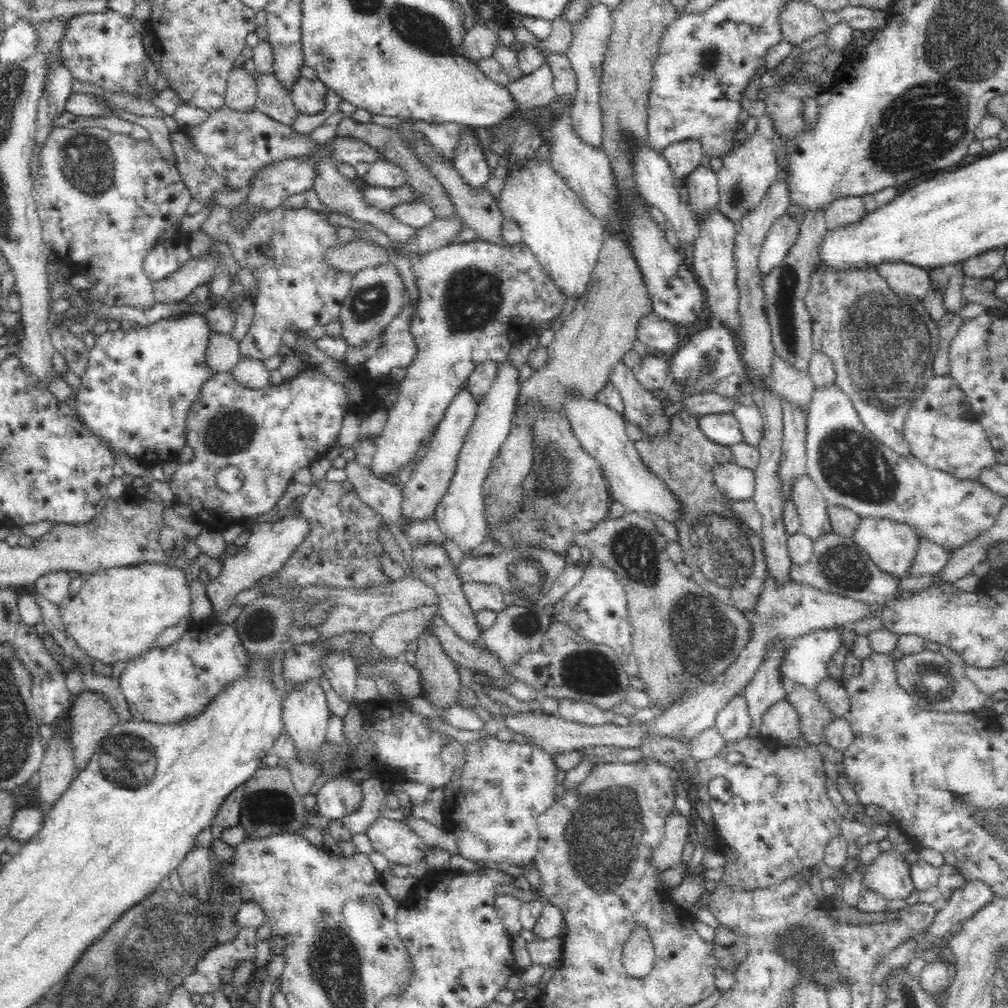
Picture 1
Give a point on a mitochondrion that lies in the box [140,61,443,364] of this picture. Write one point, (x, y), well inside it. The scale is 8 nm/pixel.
(371, 300)

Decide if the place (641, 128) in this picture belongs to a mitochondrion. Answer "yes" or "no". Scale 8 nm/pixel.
no

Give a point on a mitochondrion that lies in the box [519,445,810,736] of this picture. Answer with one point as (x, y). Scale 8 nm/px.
(724, 556)

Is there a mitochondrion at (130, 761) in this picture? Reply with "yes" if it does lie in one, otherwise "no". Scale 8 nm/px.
yes

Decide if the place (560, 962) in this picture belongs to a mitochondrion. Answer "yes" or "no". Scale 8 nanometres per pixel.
no

